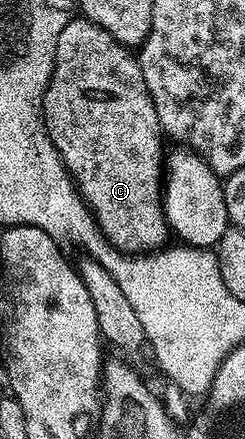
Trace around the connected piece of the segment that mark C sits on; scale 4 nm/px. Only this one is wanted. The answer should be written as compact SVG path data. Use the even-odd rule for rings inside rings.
M71 19L58 37L56 60L44 94L44 124L104 238L125 253L157 250L163 244L160 242L170 235L162 204L166 139L160 130L154 101L146 89L139 58L89 19Z

